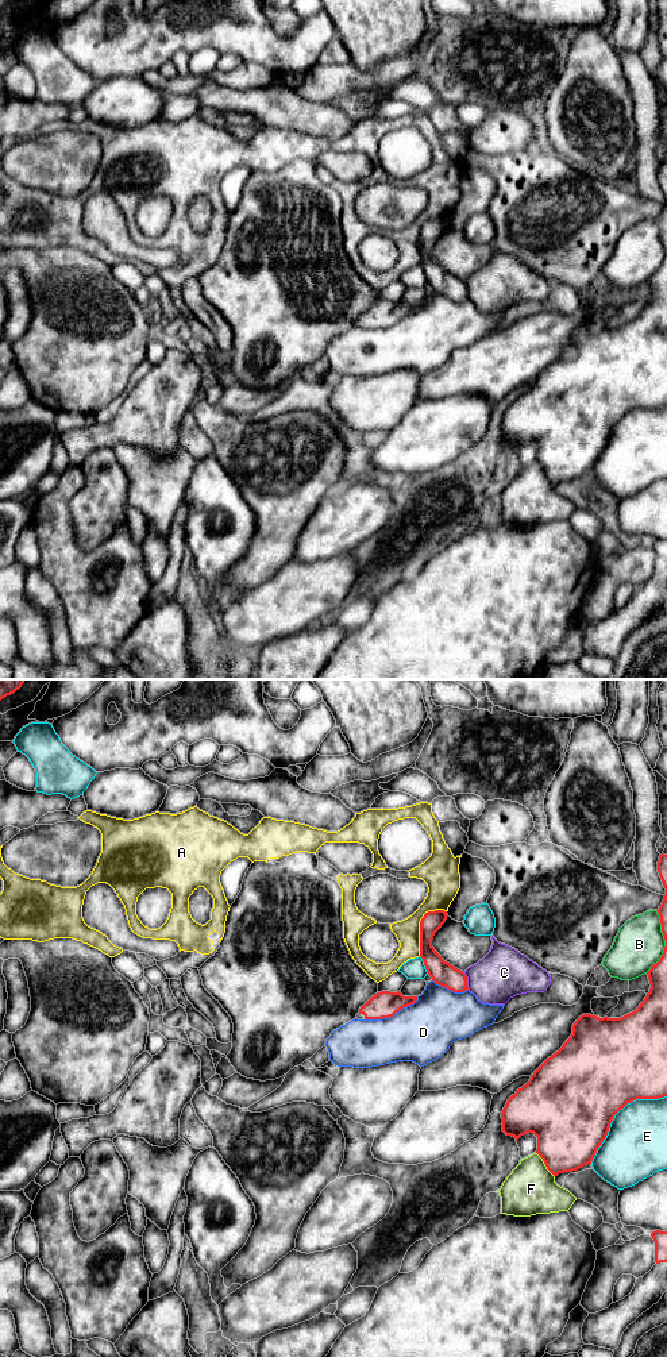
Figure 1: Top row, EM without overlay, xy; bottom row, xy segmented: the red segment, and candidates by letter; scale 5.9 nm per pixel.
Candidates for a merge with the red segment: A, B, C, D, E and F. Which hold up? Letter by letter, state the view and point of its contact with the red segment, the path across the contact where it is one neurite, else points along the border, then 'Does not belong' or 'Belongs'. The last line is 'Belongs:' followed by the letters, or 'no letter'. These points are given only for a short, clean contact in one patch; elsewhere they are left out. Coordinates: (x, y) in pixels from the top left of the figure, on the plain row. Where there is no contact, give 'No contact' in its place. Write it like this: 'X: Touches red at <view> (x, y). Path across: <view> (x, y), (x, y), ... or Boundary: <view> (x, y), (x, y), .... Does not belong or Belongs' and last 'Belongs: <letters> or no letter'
A: Touches red at xy (420, 232). Does not belong
B: Touches red at xy (666, 250). Does not belong
C: Touches red at xy (466, 289). Does not belong
D: Touches red at xy (392, 324). Does not belong
E: Touches red at xy (616, 421). Does not belong
F: Touches red at xy (544, 471). Does not belong
Belongs: no letter

